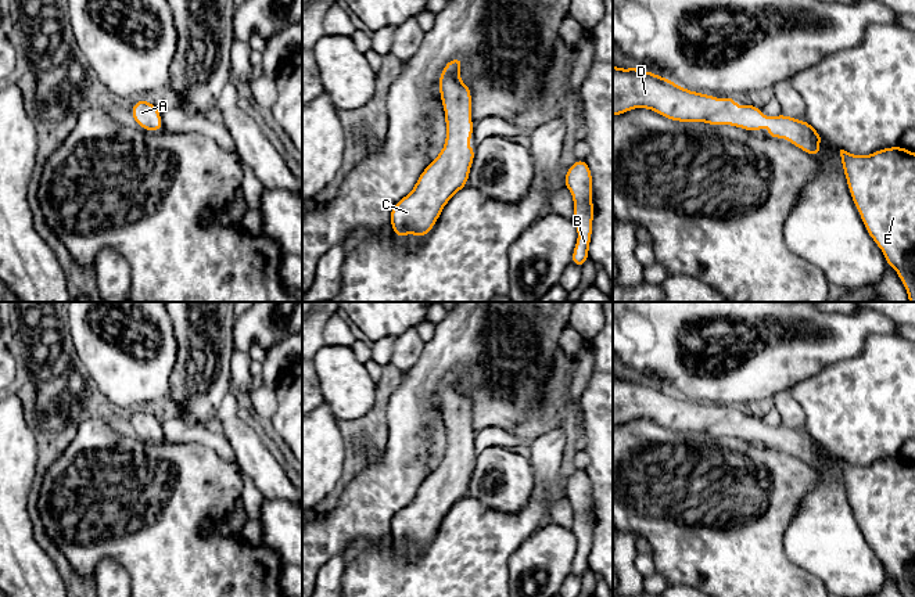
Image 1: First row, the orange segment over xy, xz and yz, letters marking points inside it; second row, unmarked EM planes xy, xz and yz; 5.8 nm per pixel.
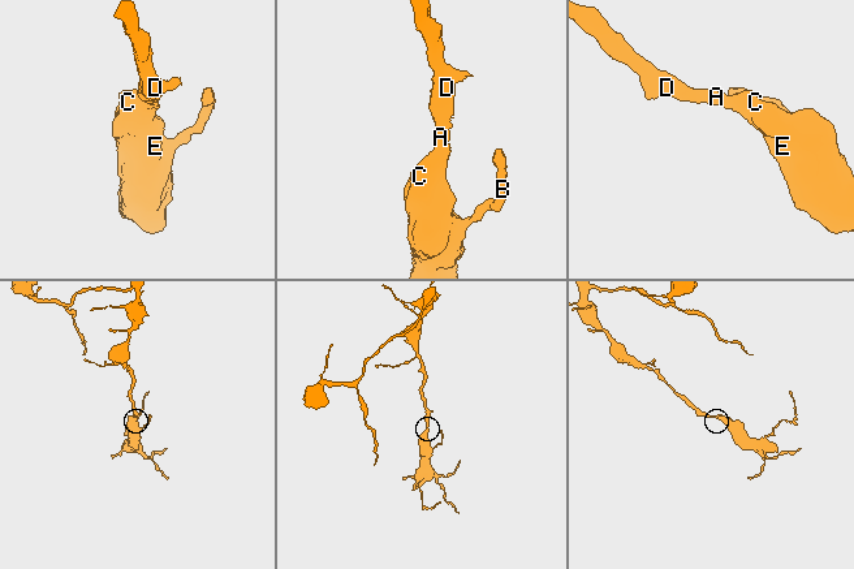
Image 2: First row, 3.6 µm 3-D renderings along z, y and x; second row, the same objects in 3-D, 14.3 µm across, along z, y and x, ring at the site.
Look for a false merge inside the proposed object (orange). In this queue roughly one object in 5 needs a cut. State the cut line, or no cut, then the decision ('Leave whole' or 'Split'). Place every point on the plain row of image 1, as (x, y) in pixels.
No split. Leave whole

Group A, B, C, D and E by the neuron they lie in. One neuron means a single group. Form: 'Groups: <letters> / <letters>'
Groups: A B C D E

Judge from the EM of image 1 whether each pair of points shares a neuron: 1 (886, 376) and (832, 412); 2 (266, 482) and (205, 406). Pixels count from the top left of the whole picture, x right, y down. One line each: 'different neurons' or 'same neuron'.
1: same neuron
2: different neurons

